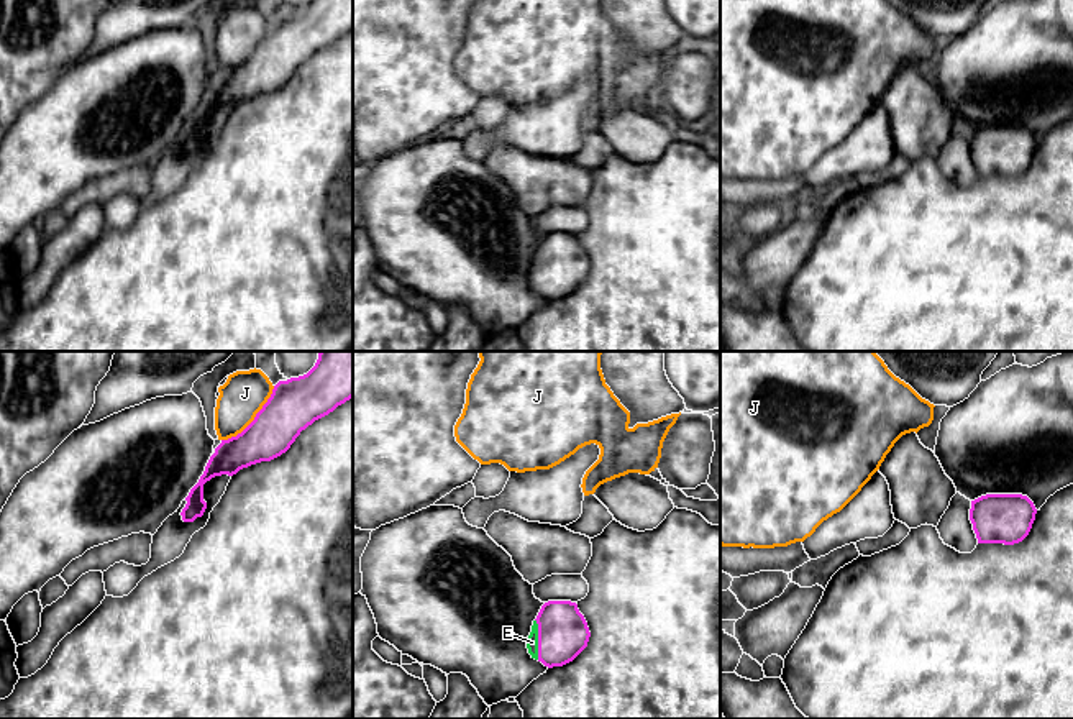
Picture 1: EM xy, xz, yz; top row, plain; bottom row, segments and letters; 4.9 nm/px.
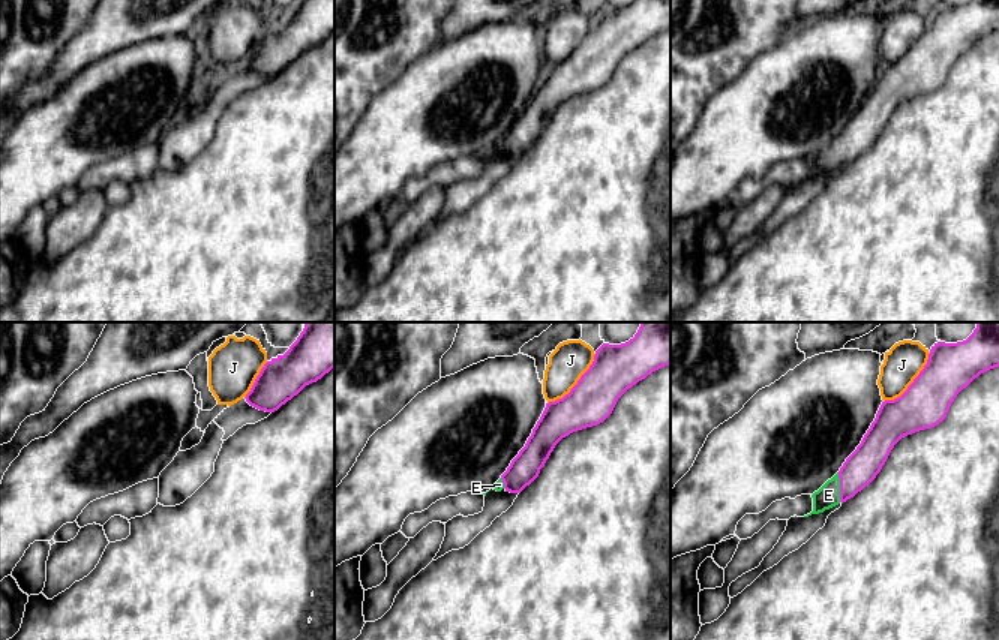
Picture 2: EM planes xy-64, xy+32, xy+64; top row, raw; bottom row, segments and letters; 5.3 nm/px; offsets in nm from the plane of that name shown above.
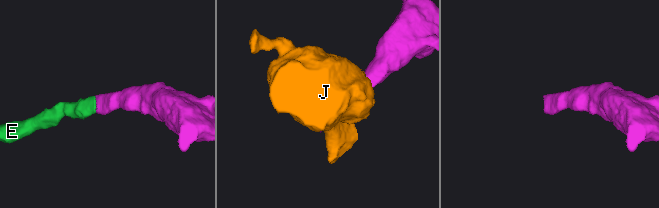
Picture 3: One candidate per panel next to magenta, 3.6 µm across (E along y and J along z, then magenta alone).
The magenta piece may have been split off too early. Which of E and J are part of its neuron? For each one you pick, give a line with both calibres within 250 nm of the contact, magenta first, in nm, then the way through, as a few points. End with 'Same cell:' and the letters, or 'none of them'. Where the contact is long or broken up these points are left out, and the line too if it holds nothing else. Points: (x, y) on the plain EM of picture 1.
E: 240/60 nm
Same cell: E

